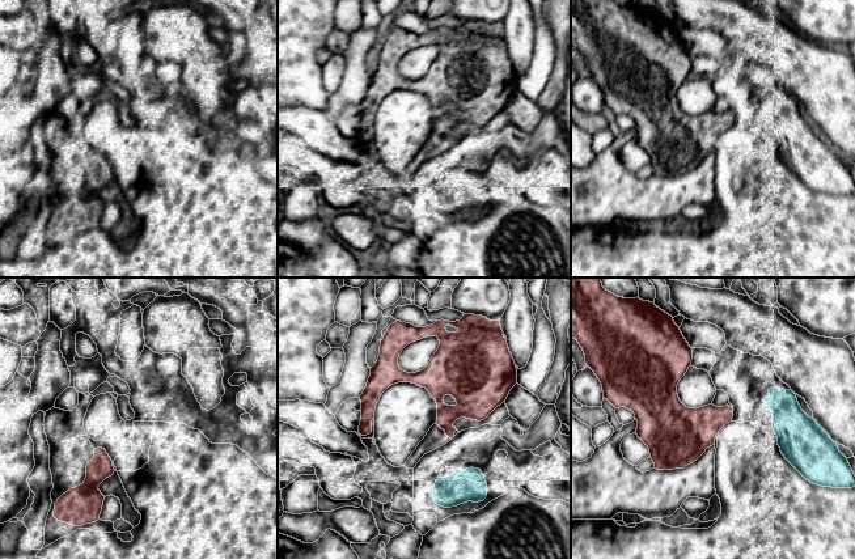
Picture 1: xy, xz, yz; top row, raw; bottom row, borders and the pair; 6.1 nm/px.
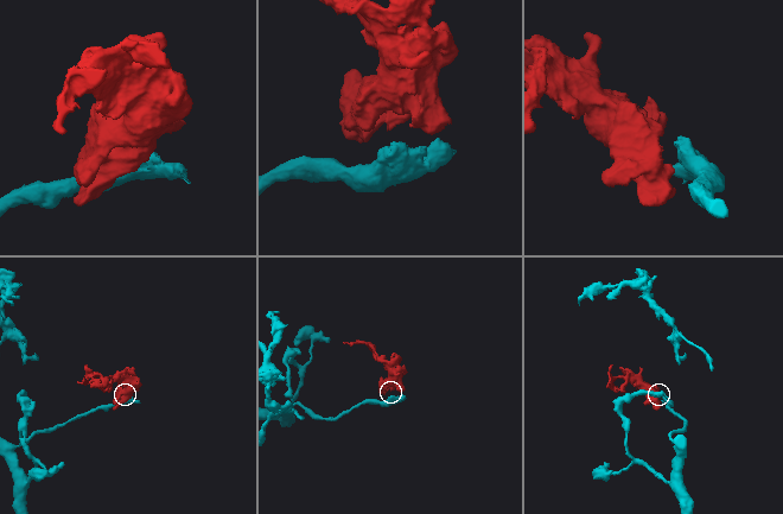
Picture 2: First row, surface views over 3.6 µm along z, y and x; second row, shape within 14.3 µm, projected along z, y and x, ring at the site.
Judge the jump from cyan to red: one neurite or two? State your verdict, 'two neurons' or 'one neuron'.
two neurons

